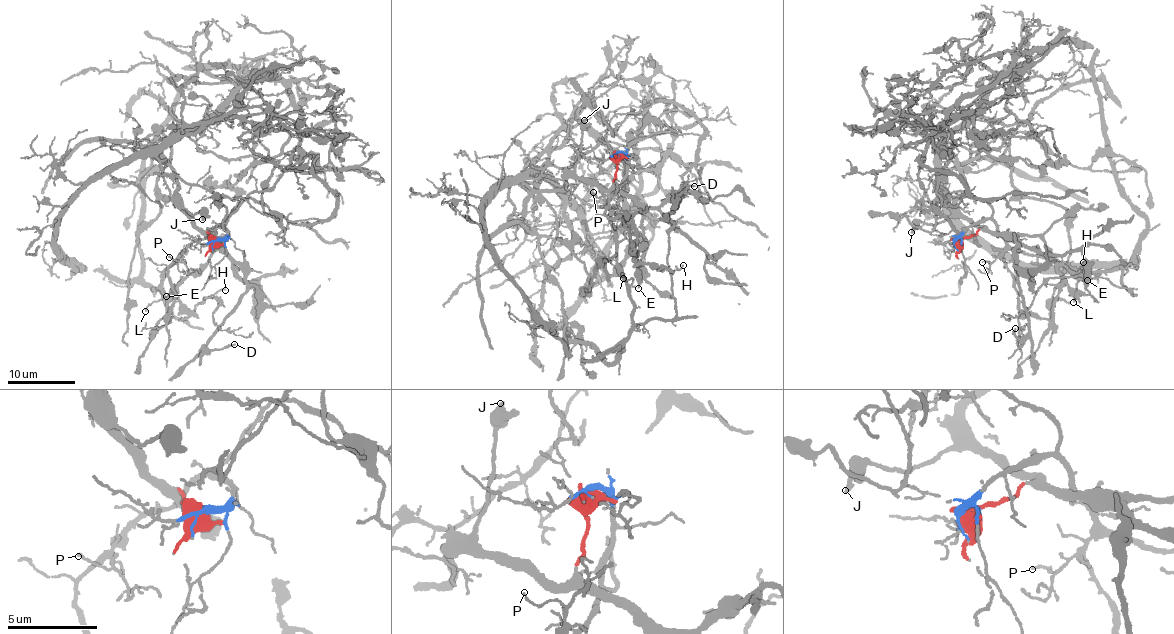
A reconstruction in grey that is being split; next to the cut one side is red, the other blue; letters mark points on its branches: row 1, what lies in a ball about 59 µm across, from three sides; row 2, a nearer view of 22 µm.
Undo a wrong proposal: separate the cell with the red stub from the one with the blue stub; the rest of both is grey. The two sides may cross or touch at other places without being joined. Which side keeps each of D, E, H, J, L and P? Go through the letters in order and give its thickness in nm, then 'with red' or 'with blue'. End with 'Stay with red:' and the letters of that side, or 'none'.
D: 130 nm thick; with red
E: 200 nm thick; with red
H: 110 nm thick; with blue
J: 280 nm thick; with red
L: 140 nm thick; with blue
P: 110 nm thick; with blue
Stay with red: D, E, J

